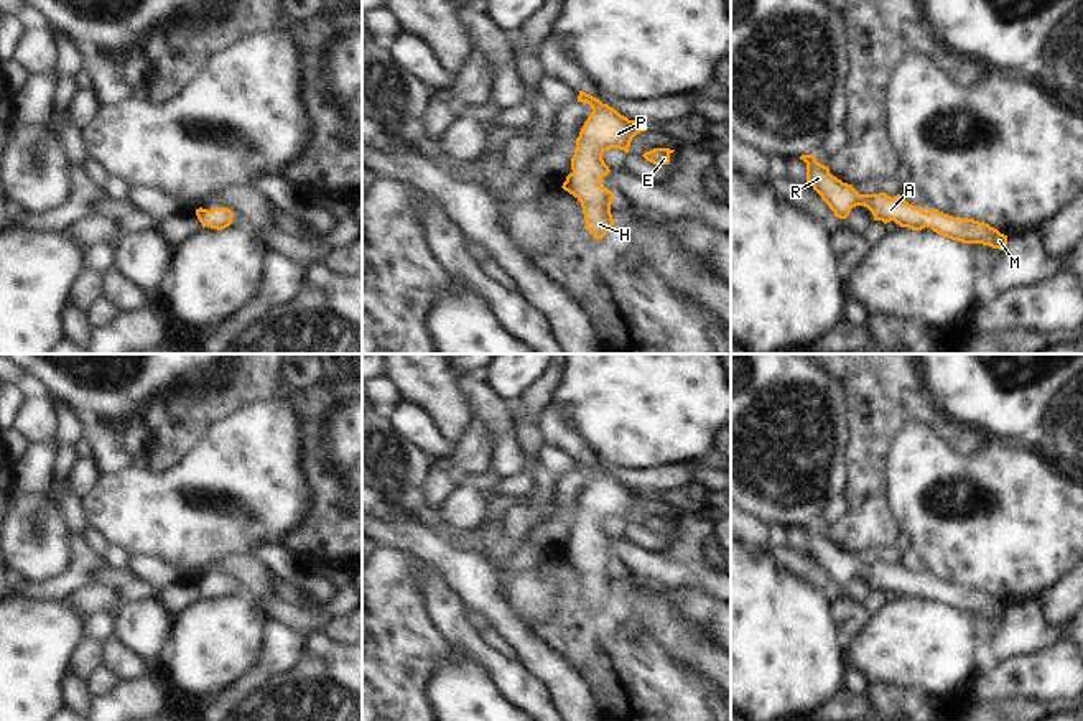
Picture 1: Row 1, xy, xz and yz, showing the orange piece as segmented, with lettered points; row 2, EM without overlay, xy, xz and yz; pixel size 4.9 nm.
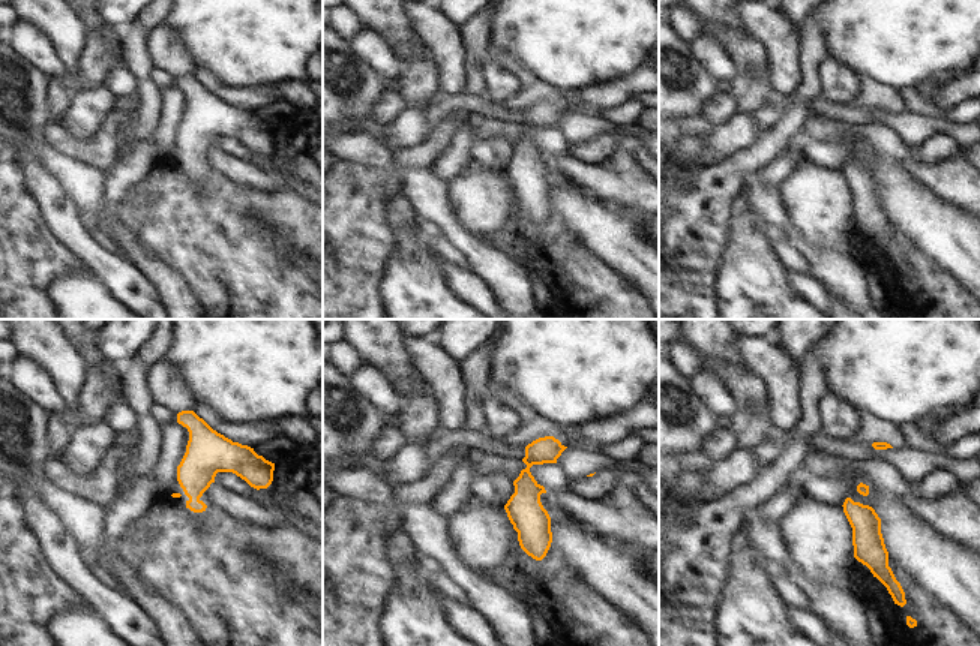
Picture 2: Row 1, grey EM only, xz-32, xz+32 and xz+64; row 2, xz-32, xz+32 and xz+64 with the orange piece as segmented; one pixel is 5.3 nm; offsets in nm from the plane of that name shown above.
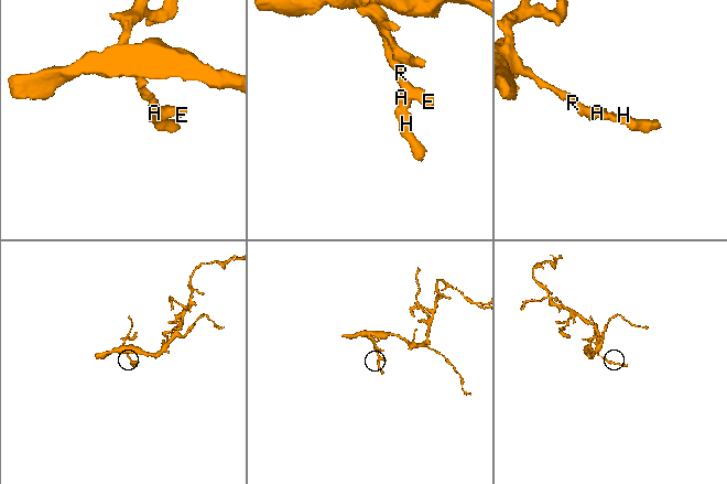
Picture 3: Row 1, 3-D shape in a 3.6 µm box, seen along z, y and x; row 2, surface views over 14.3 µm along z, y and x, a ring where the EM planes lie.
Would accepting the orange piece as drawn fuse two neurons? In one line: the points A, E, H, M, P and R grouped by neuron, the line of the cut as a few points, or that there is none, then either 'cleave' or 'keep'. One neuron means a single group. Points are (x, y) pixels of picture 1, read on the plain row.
A E H M P R | no cut | keep

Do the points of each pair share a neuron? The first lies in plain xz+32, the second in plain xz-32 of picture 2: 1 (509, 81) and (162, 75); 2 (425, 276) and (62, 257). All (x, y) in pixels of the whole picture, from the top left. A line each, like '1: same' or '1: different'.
1: same
2: different

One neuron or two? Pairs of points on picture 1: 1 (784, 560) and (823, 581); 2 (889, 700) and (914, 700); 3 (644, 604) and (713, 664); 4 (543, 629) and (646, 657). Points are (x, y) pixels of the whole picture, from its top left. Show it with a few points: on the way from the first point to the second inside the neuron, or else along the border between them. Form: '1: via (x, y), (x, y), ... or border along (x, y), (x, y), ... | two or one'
1: via (794, 562), (813, 575) | one
2: via (896, 700), (907, 700) | one
3: via (660, 614), (697, 649) | one
4: via (568, 631), (578, 631), (609, 646), (621, 657) | one

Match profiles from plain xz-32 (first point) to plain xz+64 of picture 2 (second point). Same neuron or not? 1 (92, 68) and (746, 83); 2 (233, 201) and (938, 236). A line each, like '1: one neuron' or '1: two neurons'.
1: one neuron
2: two neurons

